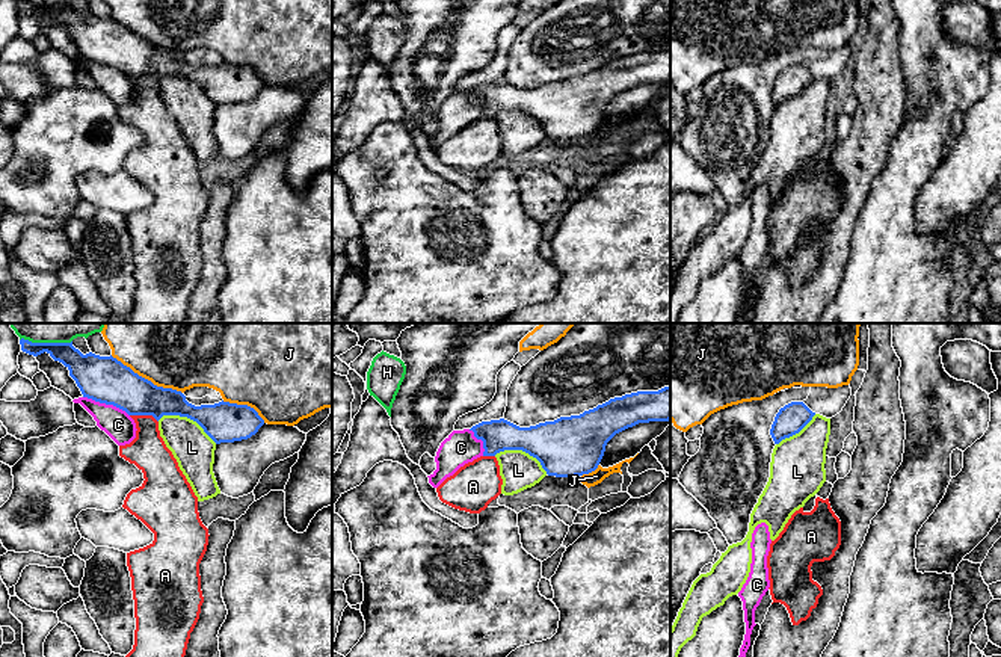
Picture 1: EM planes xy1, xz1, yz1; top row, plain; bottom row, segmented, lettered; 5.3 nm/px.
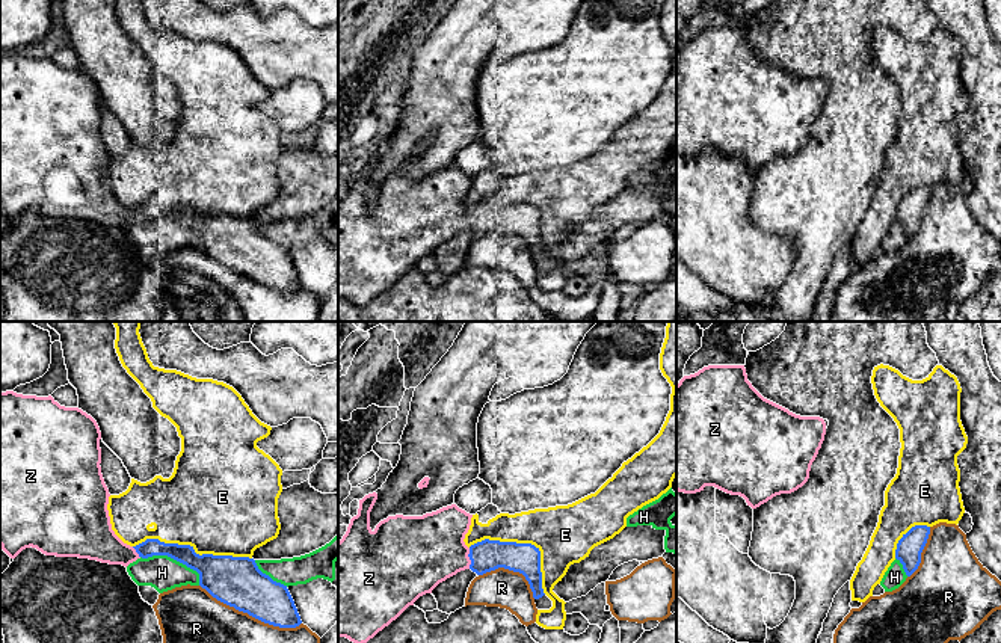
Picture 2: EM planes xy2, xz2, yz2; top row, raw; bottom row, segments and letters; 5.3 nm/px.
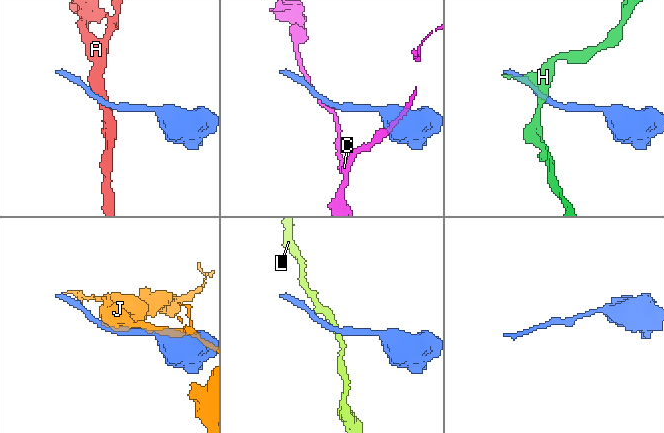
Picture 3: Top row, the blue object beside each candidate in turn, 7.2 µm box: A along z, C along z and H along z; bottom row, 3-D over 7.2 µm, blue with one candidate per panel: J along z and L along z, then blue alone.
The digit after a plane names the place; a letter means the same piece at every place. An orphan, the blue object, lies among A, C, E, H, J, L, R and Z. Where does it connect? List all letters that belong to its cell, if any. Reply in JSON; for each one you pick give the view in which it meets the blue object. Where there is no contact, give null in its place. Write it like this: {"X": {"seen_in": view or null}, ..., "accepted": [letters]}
{"Z": {"seen_in": "xz2"}, "accepted": ["Z"]}

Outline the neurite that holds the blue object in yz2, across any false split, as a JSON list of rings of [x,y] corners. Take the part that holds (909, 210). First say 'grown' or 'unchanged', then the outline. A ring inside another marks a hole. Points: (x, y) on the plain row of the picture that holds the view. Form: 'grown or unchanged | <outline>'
unchanged | [[[912,189],[897,205],[895,220],[903,226],[907,238],[910,238],[921,225],[921,214],[927,205],[930,189]]]

